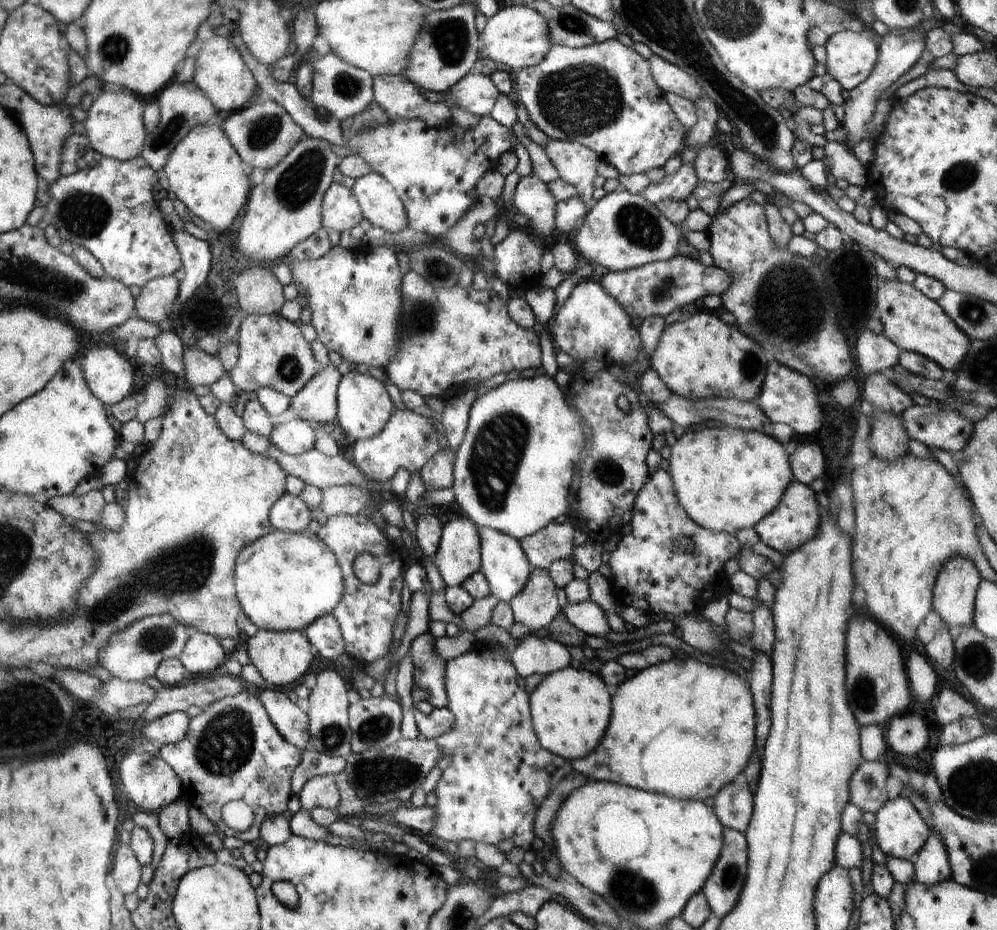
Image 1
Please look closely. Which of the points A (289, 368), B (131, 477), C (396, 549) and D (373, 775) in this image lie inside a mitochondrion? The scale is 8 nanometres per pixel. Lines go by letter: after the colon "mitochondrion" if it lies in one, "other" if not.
A: mitochondrion
B: other
C: other
D: mitochondrion

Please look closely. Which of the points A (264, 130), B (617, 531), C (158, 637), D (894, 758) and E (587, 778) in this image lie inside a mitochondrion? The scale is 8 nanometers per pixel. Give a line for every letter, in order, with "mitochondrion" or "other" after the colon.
A: mitochondrion
B: other
C: mitochondrion
D: other
E: other

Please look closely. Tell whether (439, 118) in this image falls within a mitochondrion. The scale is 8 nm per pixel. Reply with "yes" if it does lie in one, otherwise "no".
no

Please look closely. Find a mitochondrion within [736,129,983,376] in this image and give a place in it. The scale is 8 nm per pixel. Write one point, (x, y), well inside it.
(962, 176)

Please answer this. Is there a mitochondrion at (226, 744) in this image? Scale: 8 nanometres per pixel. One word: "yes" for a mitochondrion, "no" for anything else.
yes

